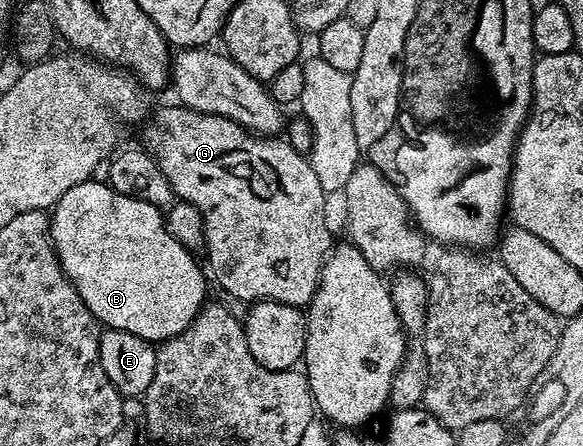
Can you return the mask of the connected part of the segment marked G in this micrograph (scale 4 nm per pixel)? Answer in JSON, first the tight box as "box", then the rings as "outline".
{"box":[144,107,332,308],"outline":[[[177,107],[162,108],[145,121],[144,148],[168,178],[175,197],[200,210],[206,235],[204,256],[210,259],[208,272],[213,283],[215,280],[234,300],[275,300],[294,308],[309,305],[332,251],[330,228],[326,225],[328,194],[320,186],[309,159],[295,150],[289,139],[263,138],[223,116]]]}

